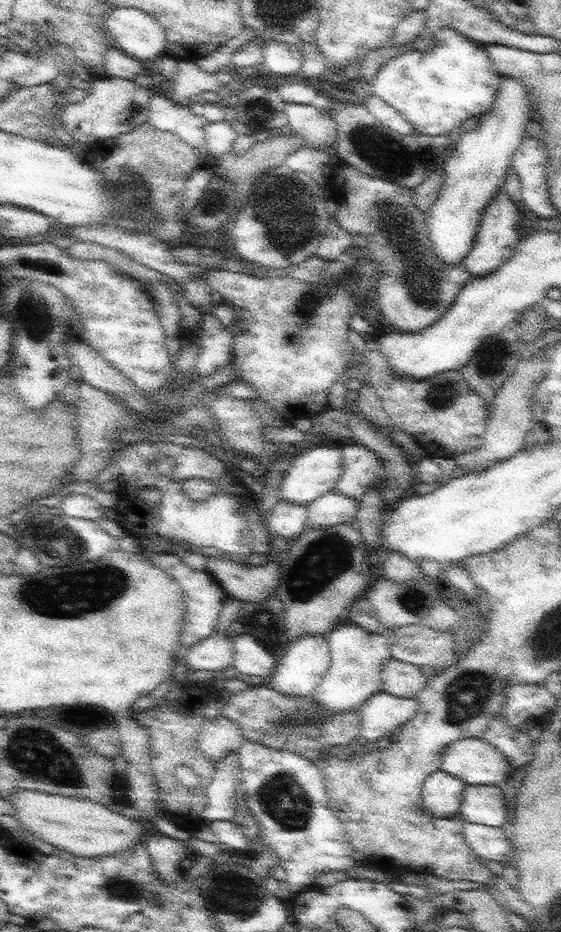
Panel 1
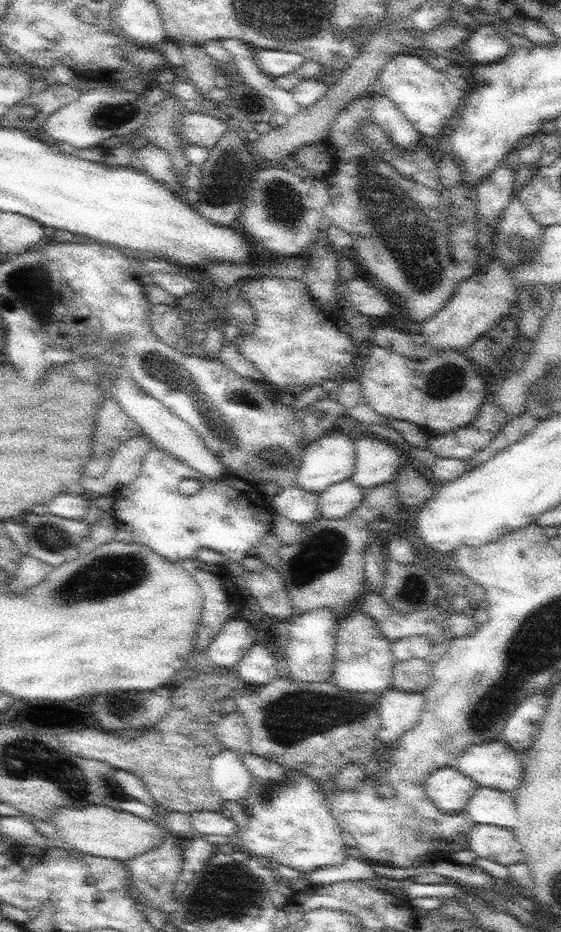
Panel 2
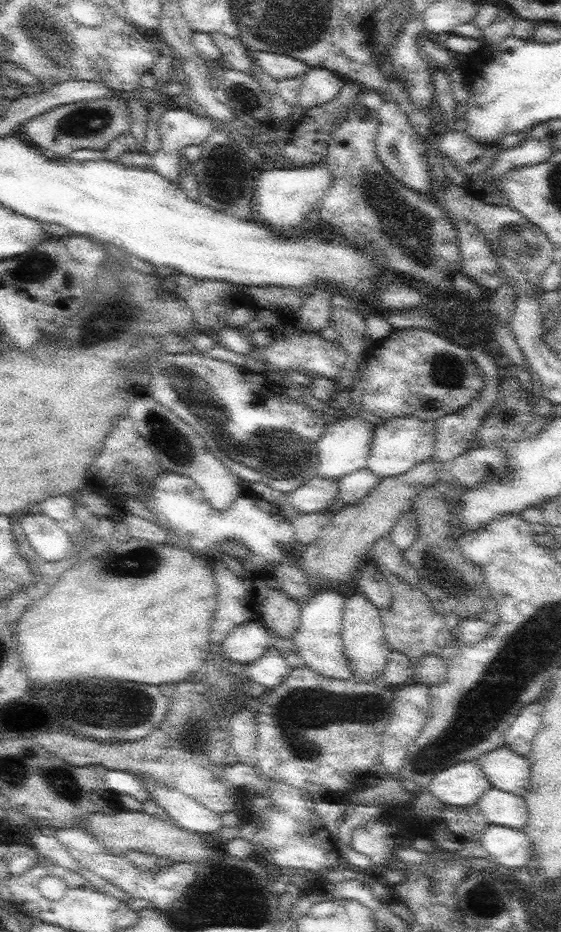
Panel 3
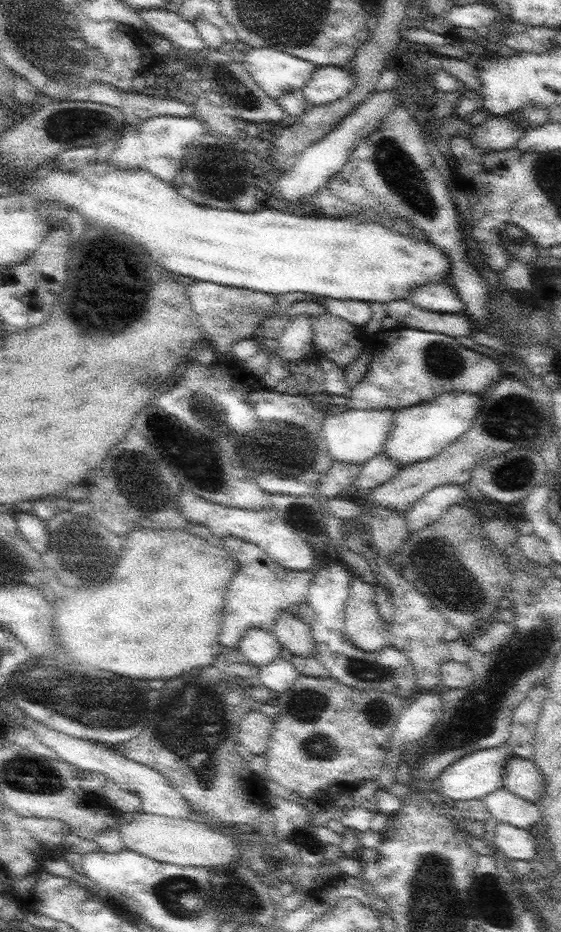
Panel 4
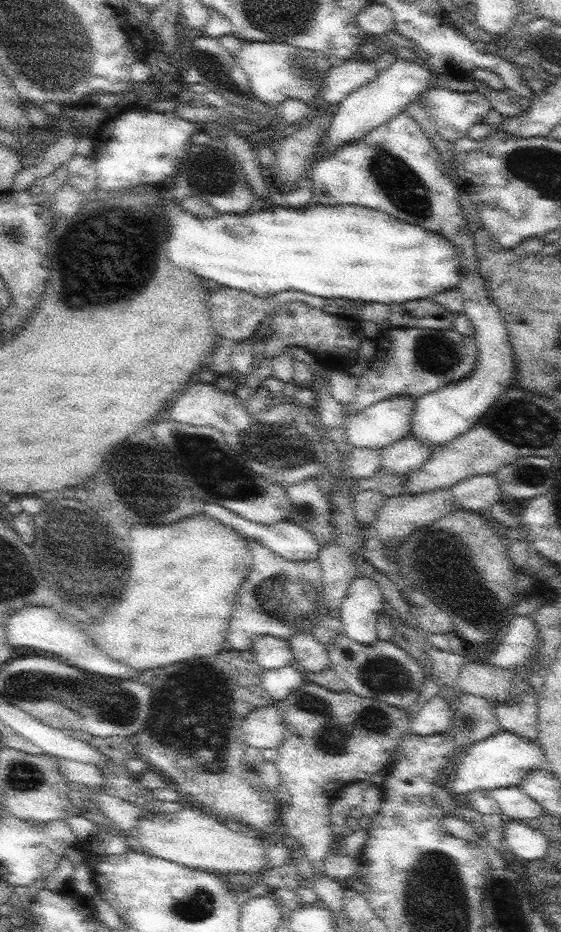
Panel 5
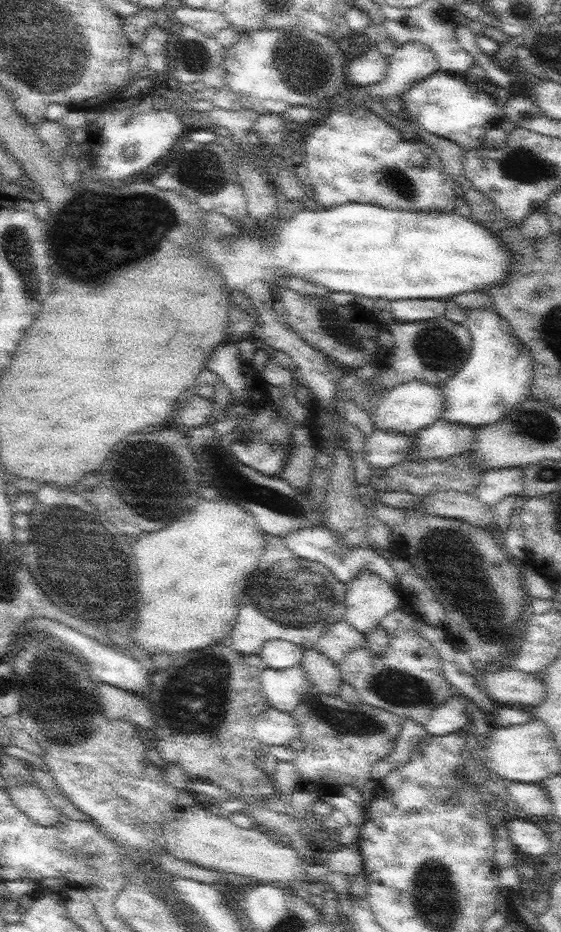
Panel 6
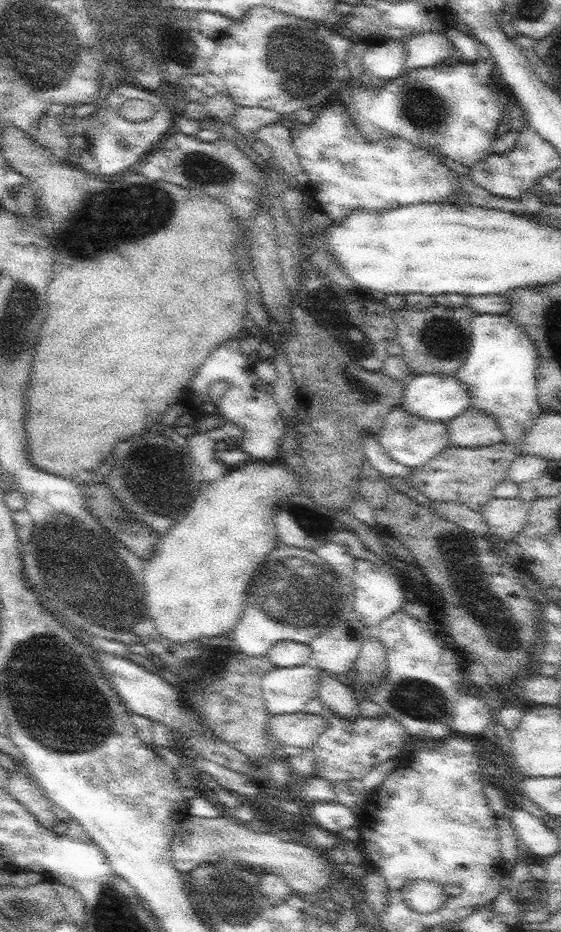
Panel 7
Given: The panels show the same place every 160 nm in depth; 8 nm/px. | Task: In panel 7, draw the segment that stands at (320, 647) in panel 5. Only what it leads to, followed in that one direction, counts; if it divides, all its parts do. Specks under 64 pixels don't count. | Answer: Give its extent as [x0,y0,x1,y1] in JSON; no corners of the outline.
[317,670,361,720]

